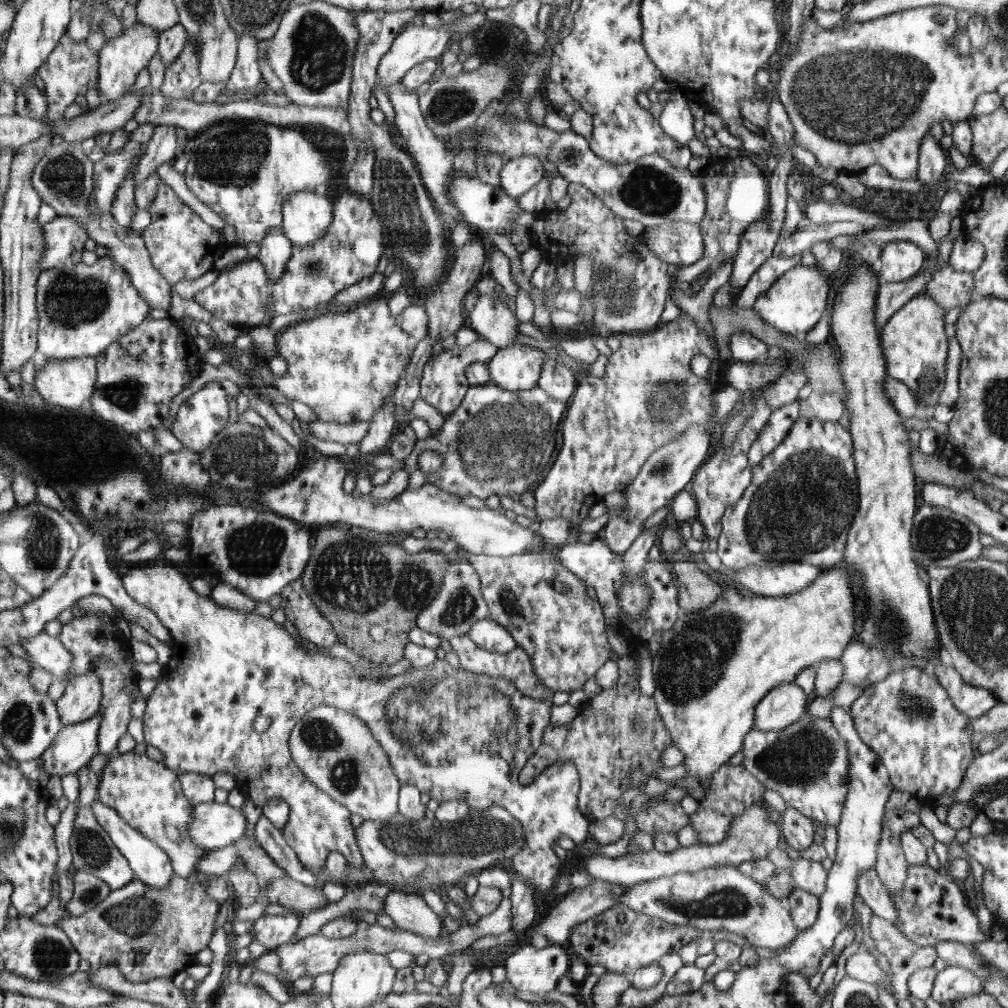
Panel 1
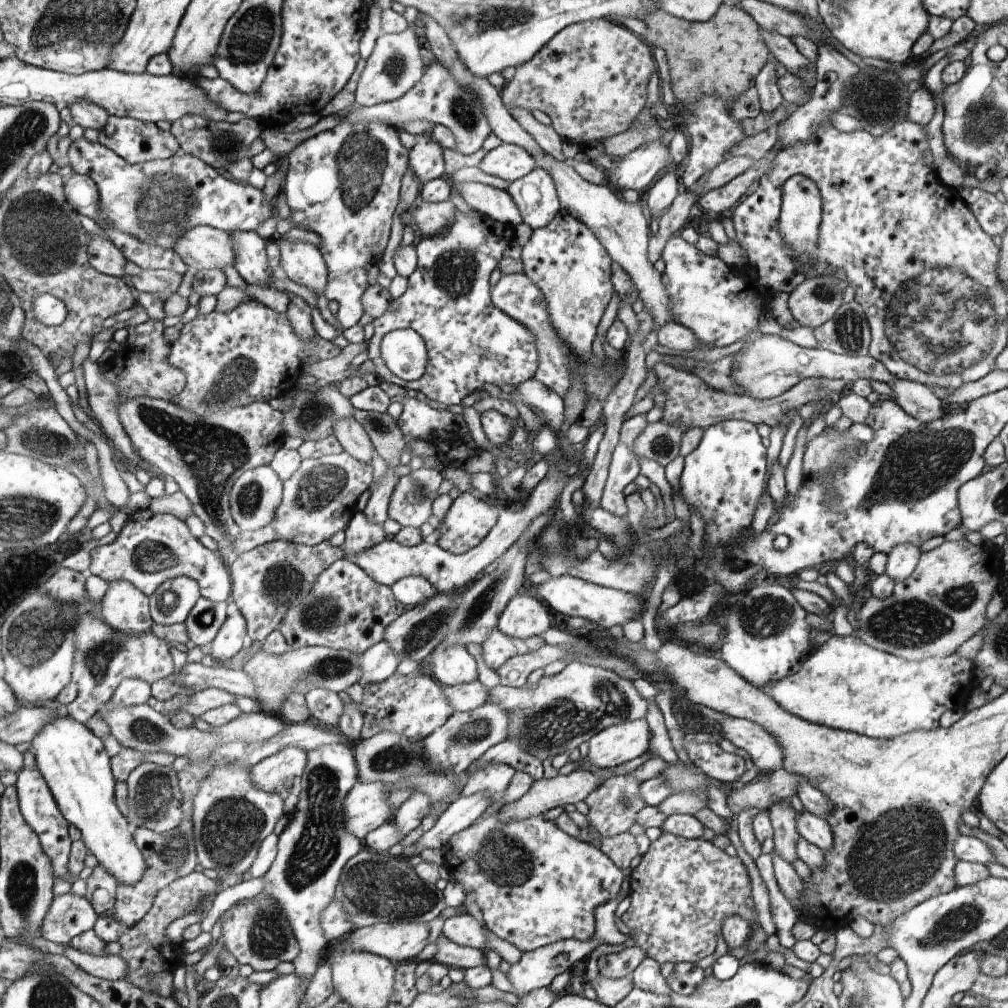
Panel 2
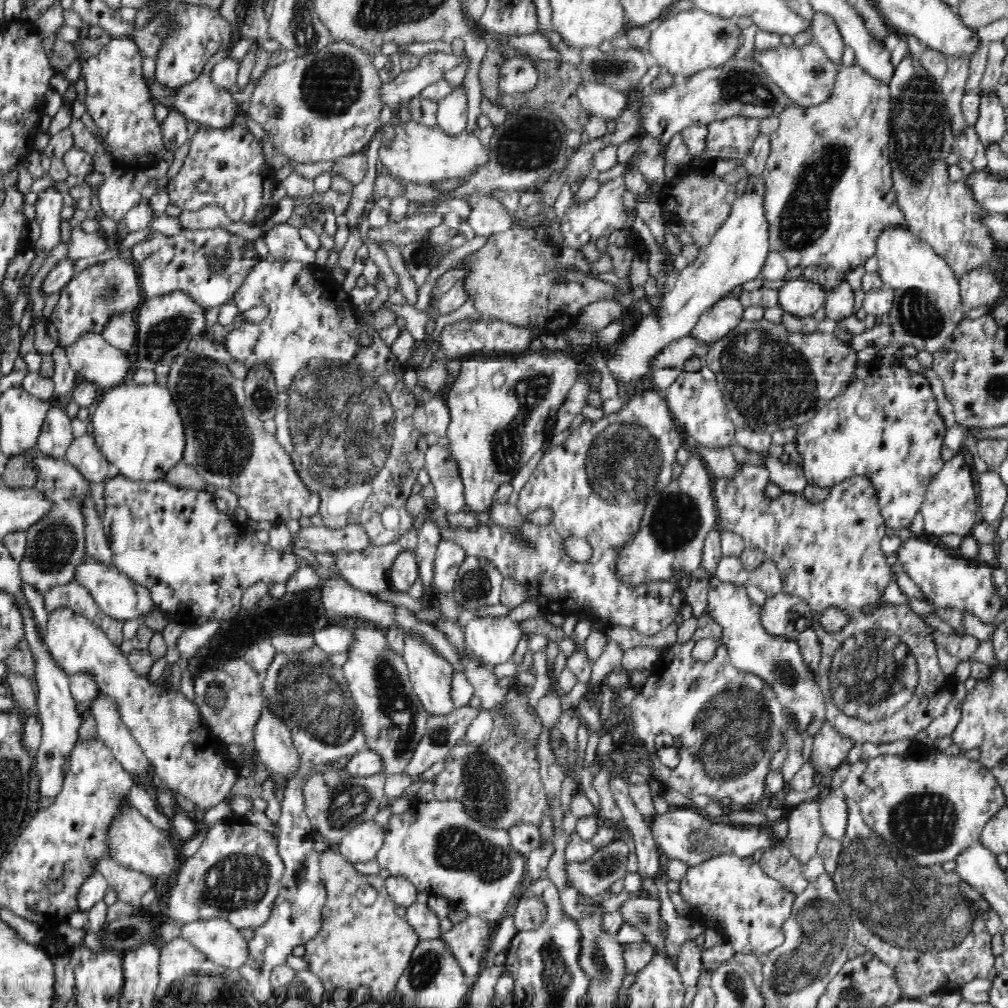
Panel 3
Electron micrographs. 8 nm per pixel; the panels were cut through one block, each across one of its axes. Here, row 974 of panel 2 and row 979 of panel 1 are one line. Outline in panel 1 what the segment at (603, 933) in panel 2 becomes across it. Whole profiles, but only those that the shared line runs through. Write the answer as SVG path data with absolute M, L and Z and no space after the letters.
M529 942L505 960L507 980L520 991L530 991L537 998L552 1000L559 998L556 996L557 983L562 980L562 976L569 975L571 965L571 950L566 945L552 945L542 949L534 949Z

